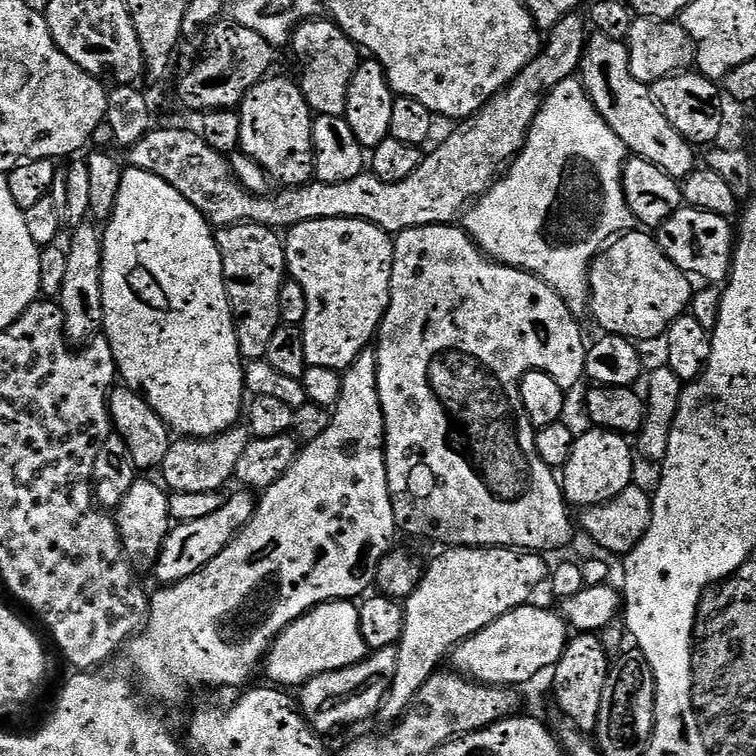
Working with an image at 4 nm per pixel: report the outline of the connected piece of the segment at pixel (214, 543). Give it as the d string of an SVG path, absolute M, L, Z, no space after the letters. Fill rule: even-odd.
M248 490L236 491L240 492L234 493L232 497L229 495L222 507L210 514L210 518L198 518L198 522L176 524L169 531L154 569L154 576L161 580L161 585L176 584L182 578L190 578L190 574L202 570L215 556L222 554L225 546L247 526L254 511L254 496Z

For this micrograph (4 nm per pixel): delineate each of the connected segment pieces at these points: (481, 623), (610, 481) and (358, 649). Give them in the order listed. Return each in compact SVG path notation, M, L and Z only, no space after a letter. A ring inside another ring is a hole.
M445 547L441 556L436 556L428 564L428 569L423 570L416 583L415 590L403 601L404 625L400 642L396 645L398 667L394 670L394 682L390 682L390 691L380 703L378 720L384 726L391 726L401 720L409 706L414 702L418 690L426 686L426 682L435 672L441 671L440 664L451 657L452 651L466 638L478 634L490 622L502 618L502 614L511 608L520 608L523 604L533 599L532 595L540 588L540 583L547 581L550 576L550 564L538 552L521 551L518 548L467 548Z
M591 430L592 432L584 432L575 437L572 441L572 453L570 454L570 458L565 462L564 467L562 469L562 487L564 499L567 500L567 503L571 505L573 509L583 510L586 508L593 508L594 506L598 506L599 504L604 504L608 500L613 500L618 494L622 494L622 490L626 490L627 488L633 487L634 480L632 480L632 452L634 456L634 448L627 444L625 437L621 435L619 432L606 432L603 430Z
M330 600L327 604L319 604L309 612L298 617L272 644L268 655L262 665L263 671L268 671L268 676L273 685L284 690L299 689L306 681L313 680L315 676L321 676L327 672L337 672L343 668L353 668L361 660L369 655L370 649L362 638L362 626L360 625L360 609L350 600Z

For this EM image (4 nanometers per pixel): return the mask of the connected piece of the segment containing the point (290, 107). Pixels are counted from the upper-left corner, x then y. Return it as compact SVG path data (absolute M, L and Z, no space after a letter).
M269 75L246 94L238 109L242 122L239 151L249 156L280 186L299 186L313 179L312 122L314 113L295 79Z

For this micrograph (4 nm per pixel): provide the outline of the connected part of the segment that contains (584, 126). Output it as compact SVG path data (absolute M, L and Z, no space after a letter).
M579 79L563 80L534 118L523 150L500 179L463 213L462 227L485 256L495 263L521 268L550 285L573 314L587 309L588 273L597 256L618 236L633 231L632 211L624 193L626 149L622 138L606 126Z

